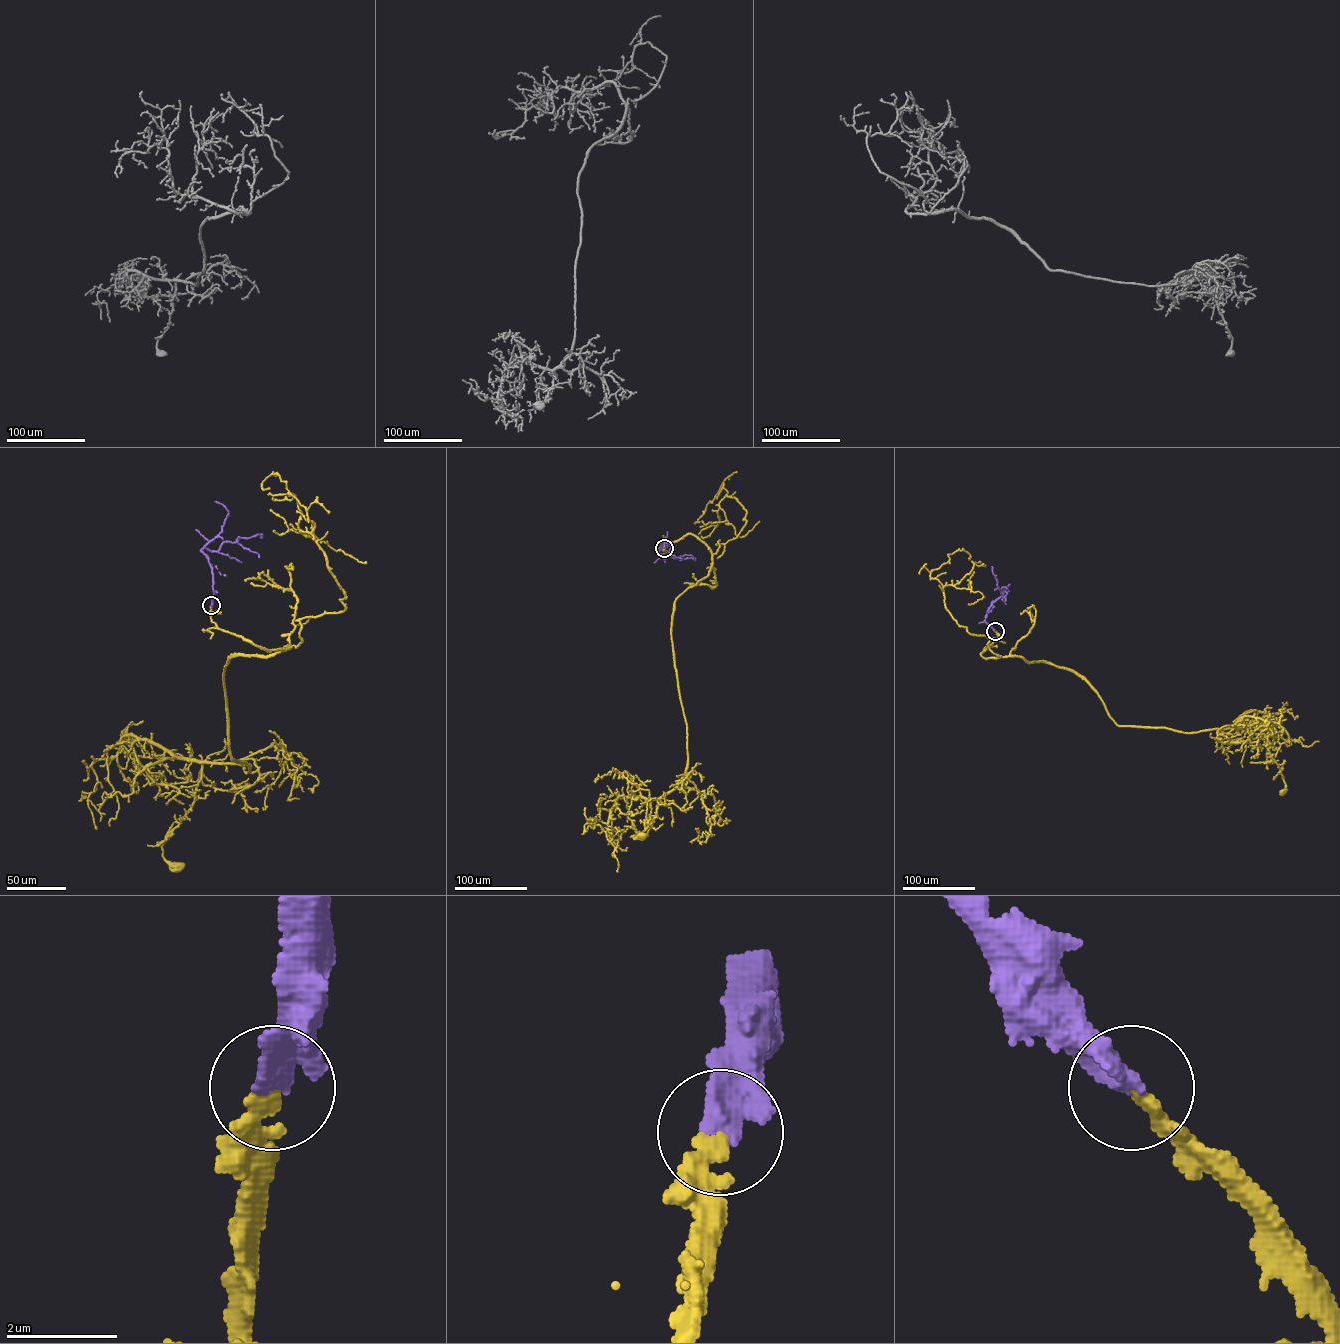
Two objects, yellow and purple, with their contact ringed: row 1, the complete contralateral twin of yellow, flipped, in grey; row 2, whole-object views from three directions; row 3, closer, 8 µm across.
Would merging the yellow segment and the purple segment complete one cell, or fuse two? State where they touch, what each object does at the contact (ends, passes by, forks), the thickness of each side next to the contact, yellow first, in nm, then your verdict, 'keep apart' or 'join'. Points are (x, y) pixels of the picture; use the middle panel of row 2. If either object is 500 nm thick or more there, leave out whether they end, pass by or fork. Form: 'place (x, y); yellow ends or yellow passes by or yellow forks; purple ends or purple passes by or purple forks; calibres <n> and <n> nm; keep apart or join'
place (664, 548); yellow ends; purple ends; calibres 280 and 440 nm; join

